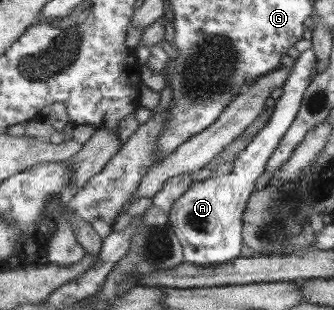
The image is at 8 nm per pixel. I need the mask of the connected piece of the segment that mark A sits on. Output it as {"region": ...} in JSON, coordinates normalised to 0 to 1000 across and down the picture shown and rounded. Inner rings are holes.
{"region":[[[934,158],[898,171],[880,197],[862,255],[844,274],[844,306],[808,387],[760,435],[695,529],[695,558],[677,571],[629,571],[605,587],[578,587],[569,610],[527,645],[506,694],[521,758],[548,803],[554,845],[587,861],[647,861],[722,829],[728,797],[728,687],[763,616],[772,574],[790,558],[796,523],[832,477],[844,439],[886,381],[910,300],[934,265],[934,219],[946,206]]]}

